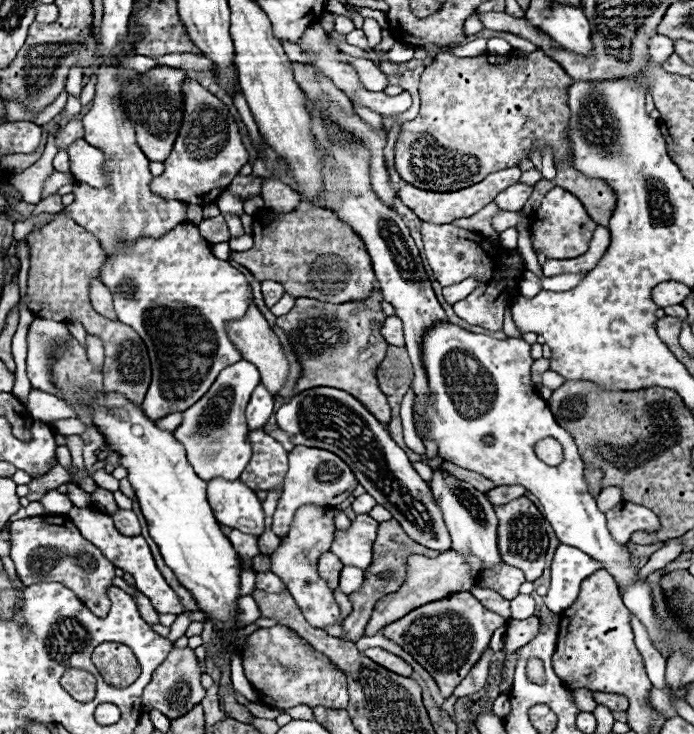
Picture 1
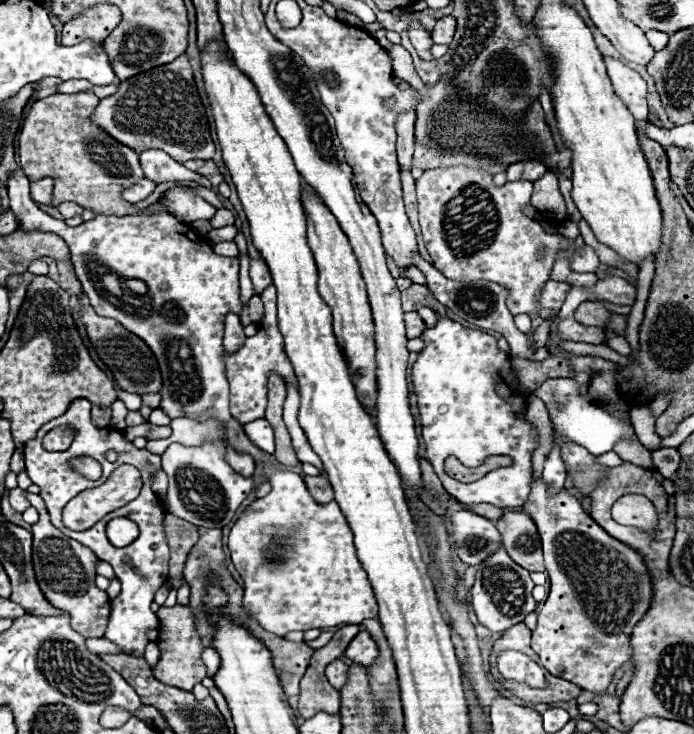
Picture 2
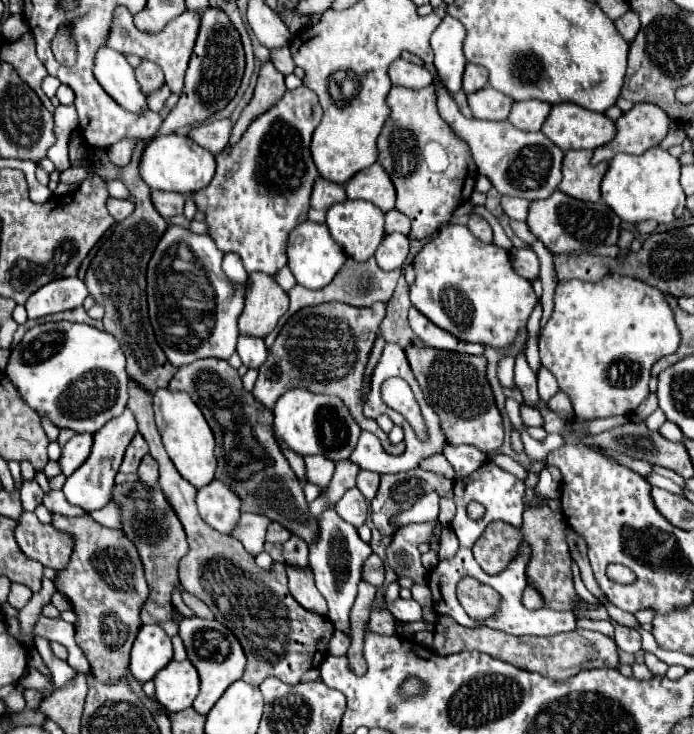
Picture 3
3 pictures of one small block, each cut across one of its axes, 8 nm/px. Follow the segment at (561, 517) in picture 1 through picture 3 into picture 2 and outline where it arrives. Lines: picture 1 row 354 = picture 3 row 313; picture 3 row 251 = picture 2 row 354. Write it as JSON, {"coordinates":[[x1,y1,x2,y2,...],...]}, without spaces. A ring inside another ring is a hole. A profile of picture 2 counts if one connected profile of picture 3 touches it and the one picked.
{"coordinates":[[438,316,436,328,426,328,426,330,422,332,422,340,424,340,426,346,424,346,424,350,420,352,420,356,418,356,418,360,416,360,414,368,412,368,412,384,414,384,414,390,416,390,416,394,418,394,418,410,420,410,420,418,422,418,422,436,424,436,424,444,426,444,426,460,434,466,434,470,436,470,438,478,442,480,446,492,448,492,450,496,454,496,456,500,460,500,462,504,492,504,492,506,498,506,498,508,522,506,522,504,526,502,528,494,530,494,530,480,532,480,532,478,530,478,530,476,532,476,532,450,538,446,538,440,536,440,536,434,534,434,534,426,526,420,526,398,524,398,524,396,510,396,508,400,504,400,504,398,500,398,500,396,494,392,494,376,500,376,500,378,504,380,502,372,504,372,504,370,510,370,510,356,506,356,504,352,498,350,496,338,492,338,490,334,484,334,484,332,478,332,478,330,464,328,464,326,456,324,454,320,442,318,442,316],[492,454,506,454,506,456,510,456,510,458,514,460,514,464,508,466,508,468,498,468,498,470,488,472,488,474,486,474,486,480,478,480,478,484,460,484,458,480,450,478,450,476,444,472,444,460,446,460,448,456,456,456,464,466,480,466,480,464,484,462,484,458,486,458,486,456,492,456]]}

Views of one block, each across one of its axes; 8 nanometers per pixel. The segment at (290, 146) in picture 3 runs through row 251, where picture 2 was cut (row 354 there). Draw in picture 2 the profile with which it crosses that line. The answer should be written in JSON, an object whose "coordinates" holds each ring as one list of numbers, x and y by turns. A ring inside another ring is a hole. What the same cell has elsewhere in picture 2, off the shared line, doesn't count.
{"coordinates":[[270,286,262,294,262,304,264,304,264,318,258,324,258,332,242,344,236,352,222,352,222,362,226,370,226,378,230,382,230,412,232,416,240,422,246,424,250,420,264,418,264,408,266,408,266,382,268,382,268,372,276,372,282,378,296,378,292,364,284,352,284,340,282,334,278,332,278,320,276,320,276,288]]}

